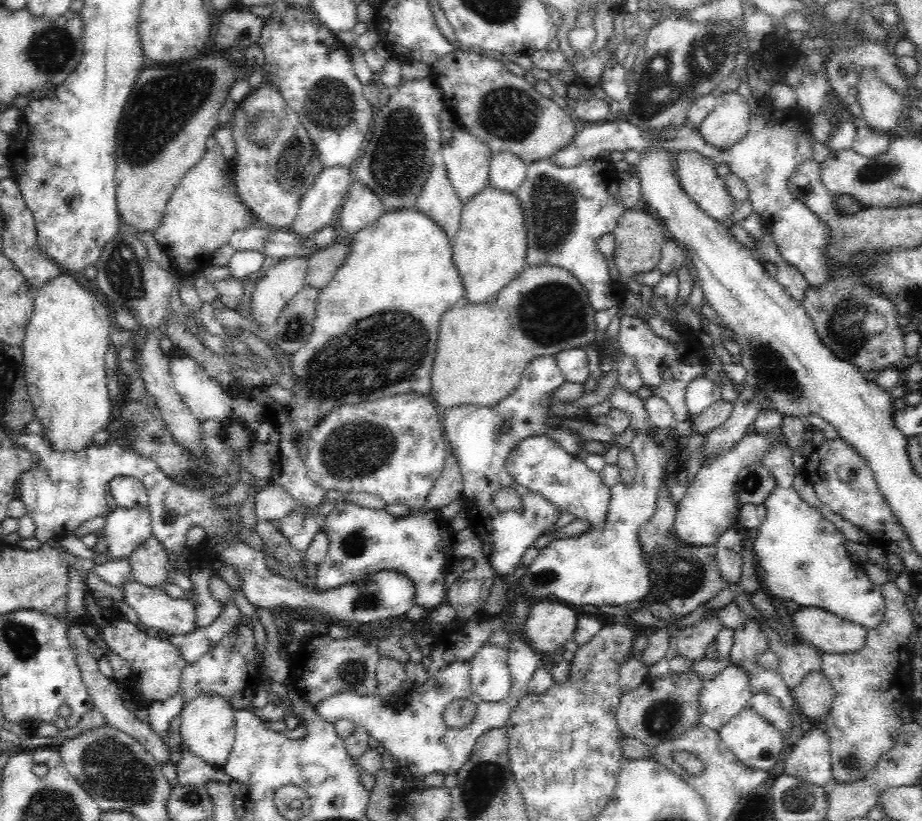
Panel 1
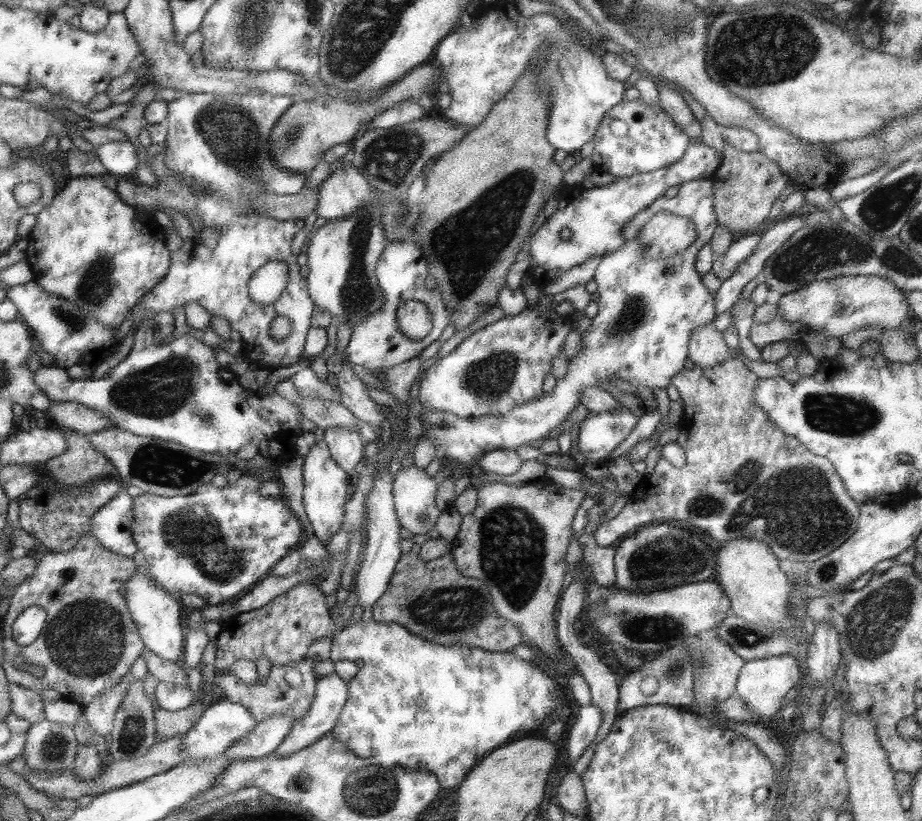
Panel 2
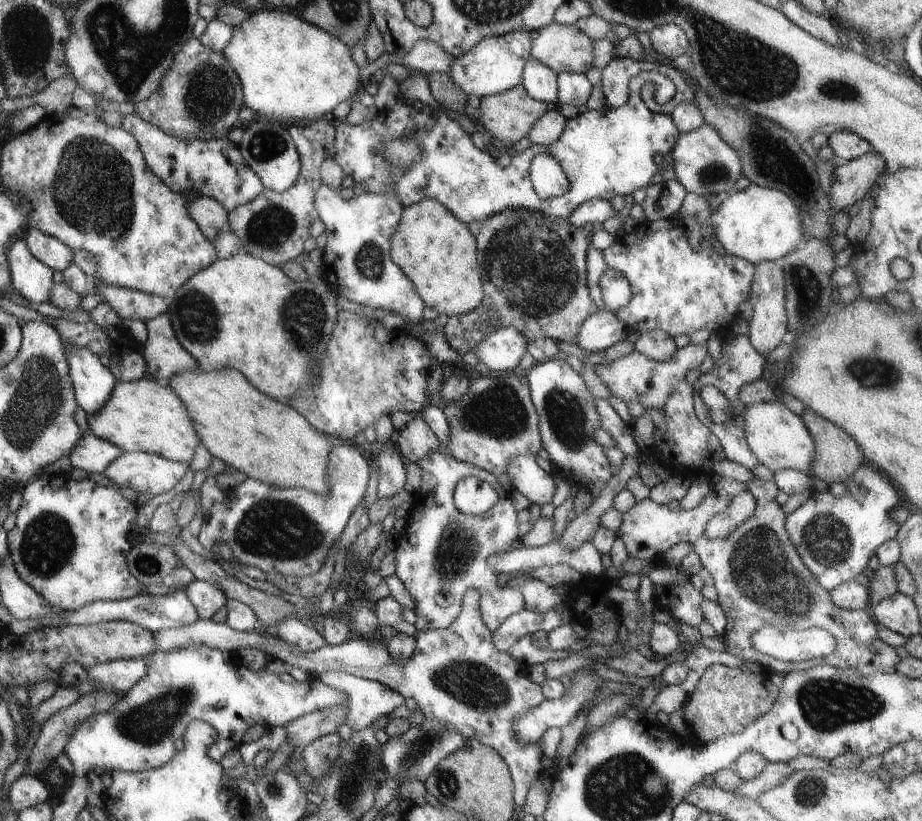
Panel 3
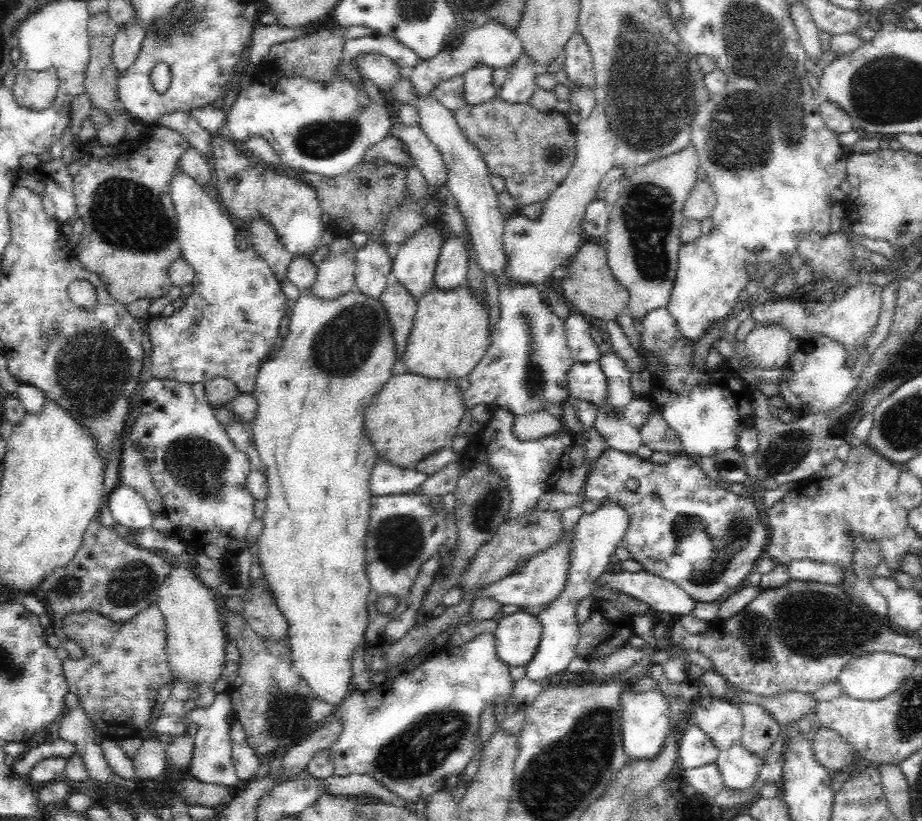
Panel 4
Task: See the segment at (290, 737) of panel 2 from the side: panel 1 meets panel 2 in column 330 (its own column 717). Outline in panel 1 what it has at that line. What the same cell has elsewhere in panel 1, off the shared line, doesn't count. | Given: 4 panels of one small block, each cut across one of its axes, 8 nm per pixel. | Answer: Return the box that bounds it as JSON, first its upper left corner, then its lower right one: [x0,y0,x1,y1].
[700,666,754,730]

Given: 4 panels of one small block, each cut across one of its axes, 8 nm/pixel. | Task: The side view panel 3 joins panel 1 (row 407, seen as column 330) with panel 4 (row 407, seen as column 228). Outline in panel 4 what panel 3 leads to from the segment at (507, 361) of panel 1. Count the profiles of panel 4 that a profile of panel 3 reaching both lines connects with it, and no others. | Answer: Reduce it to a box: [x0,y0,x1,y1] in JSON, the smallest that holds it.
[364,374,466,468]

